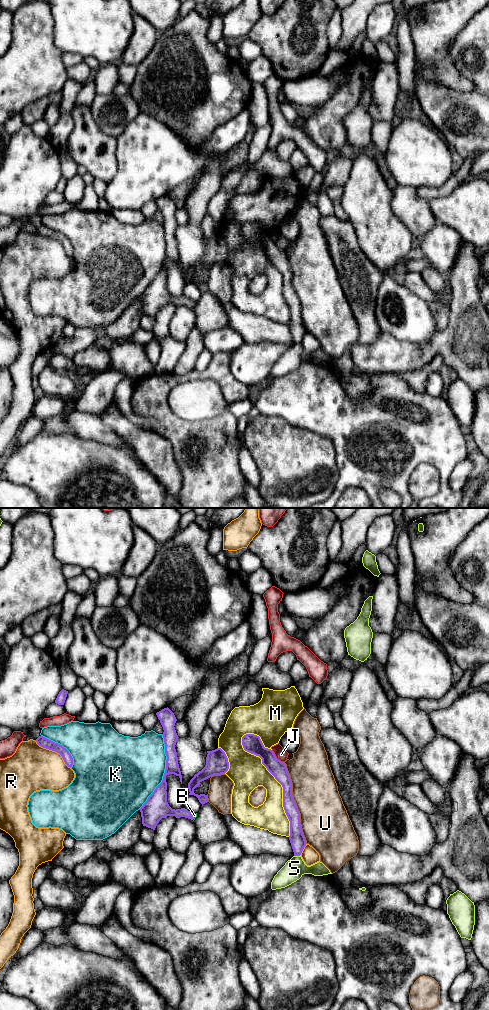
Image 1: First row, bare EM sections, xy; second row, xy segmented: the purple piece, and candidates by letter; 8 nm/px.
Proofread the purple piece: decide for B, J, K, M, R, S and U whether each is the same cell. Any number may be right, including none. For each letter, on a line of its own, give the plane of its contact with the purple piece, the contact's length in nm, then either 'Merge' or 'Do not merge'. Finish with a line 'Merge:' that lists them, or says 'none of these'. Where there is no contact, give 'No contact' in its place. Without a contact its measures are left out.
B: Touches purple in xy. Shared border 60 nm. Merge
J: Touches purple in xy. Shared border 140 nm. Do not merge
K: Touches purple in xy. Shared border 650 nm. Do not merge
M: Touches purple in xy. Shared border 900 nm. Do not merge
R: Touches purple in xy. Shared border 380 nm. Do not merge
S: Touches purple in xy. Shared border 60 nm. Do not merge
U: Touches purple in xy. Shared border 700 nm. Do not merge
Merge: B

